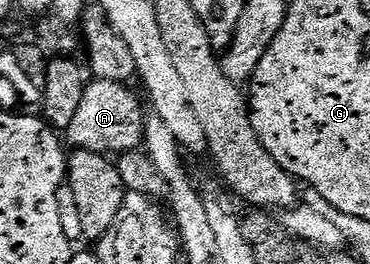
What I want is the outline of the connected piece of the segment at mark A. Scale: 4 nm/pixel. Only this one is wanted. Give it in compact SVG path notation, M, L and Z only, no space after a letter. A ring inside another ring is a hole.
M90 80L87 91L83 91L83 103L79 103L79 111L75 119L71 119L71 127L67 131L68 144L73 149L86 149L106 155L120 155L137 151L142 148L145 139L146 110L141 110L141 105L129 94L130 86L124 81L98 81Z

